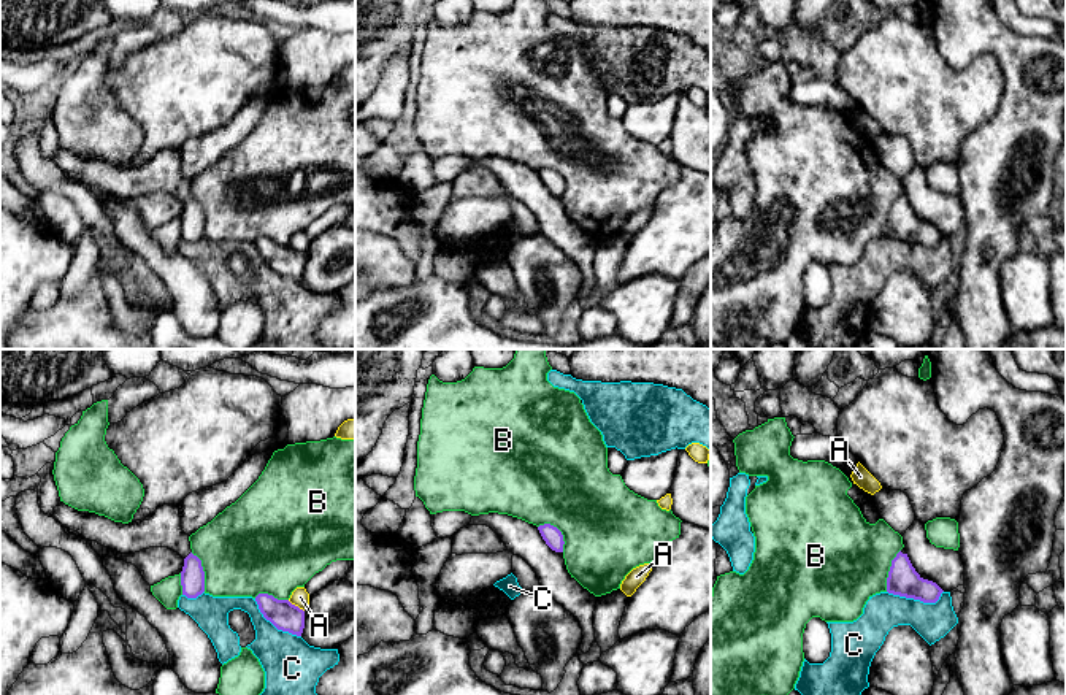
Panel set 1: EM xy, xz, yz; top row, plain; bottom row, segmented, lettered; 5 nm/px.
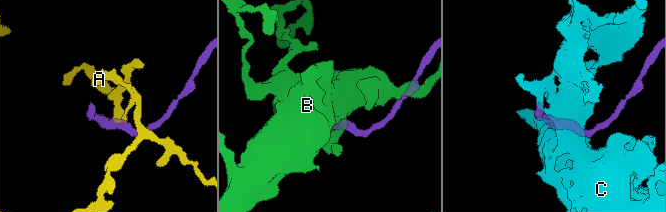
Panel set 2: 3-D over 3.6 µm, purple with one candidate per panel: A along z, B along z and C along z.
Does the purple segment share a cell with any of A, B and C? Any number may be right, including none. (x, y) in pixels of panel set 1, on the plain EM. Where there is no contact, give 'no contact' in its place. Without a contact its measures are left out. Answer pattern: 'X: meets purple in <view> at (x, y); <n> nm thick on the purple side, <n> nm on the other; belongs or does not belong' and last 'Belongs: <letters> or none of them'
A: meets purple in xy at (294, 249); 150 nm thick on the purple side, 90 nm on the other; does not belong
B: meets purple in xz at (560, 176); 90 nm thick on the purple side, 460 nm on the other; does not belong
C: meets purple in yz at (916, 243); 160 nm thick on the purple side, 190 nm on the other; does not belong
Belongs: none of them

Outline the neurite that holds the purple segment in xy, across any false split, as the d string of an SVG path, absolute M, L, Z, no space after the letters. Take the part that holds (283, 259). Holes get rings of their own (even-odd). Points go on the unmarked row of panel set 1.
M268 238L255 241L260 257L278 275L301 281L305 273L305 255L292 249L289 244L278 244Z

